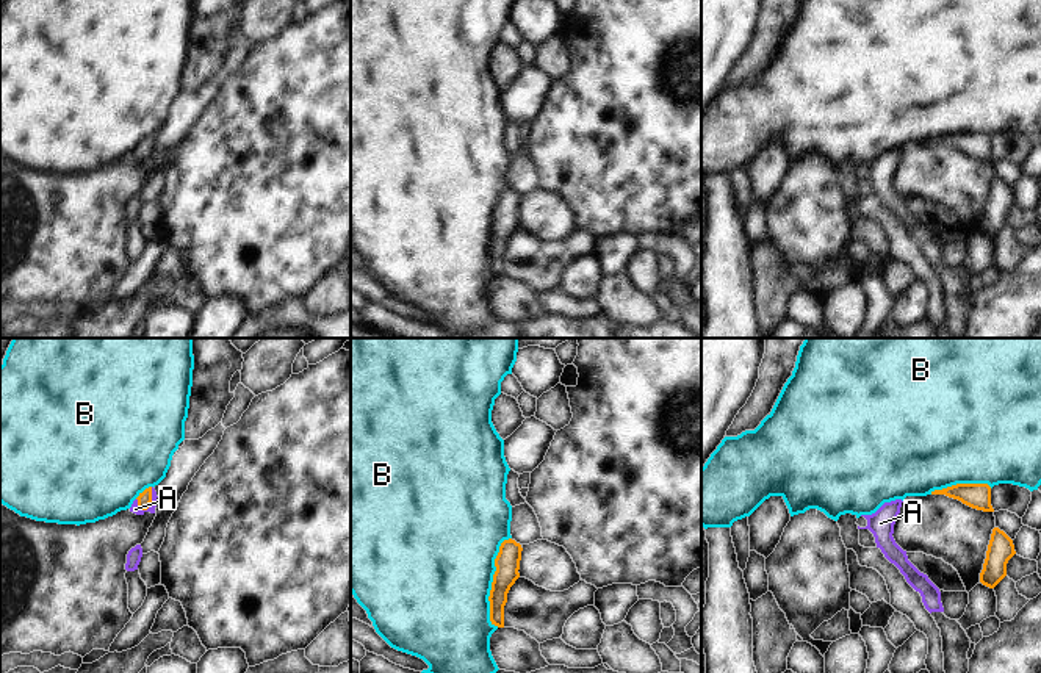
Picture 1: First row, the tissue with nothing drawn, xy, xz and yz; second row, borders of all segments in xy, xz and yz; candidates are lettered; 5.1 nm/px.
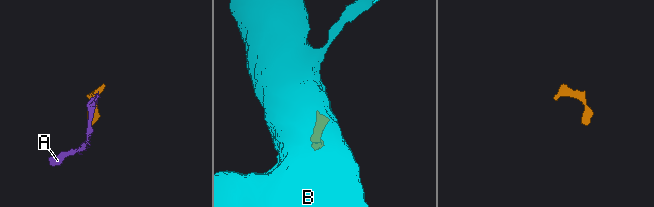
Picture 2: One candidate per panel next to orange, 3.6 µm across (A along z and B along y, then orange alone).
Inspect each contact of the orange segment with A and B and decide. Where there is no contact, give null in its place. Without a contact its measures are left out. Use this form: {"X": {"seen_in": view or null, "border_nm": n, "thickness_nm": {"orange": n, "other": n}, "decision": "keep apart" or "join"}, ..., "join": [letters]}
{"A": {"seen_in": "xy", "border_nm": 140, "thickness_nm": {"orange": 70, "other": 50}, "decision": "join"}, "B": {"seen_in": "xz", "border_nm": 480, "thickness_nm": {"orange": 130, "other": 480}, "decision": "keep apart"}, "join": ["A"]}

